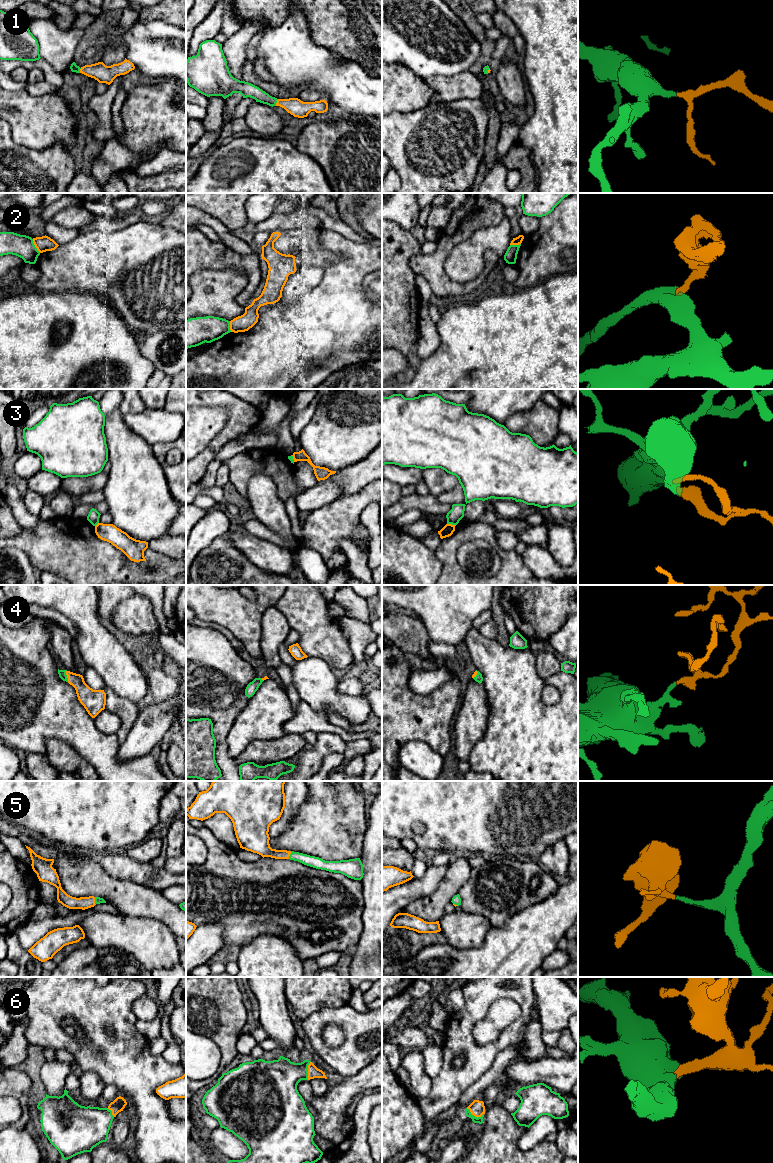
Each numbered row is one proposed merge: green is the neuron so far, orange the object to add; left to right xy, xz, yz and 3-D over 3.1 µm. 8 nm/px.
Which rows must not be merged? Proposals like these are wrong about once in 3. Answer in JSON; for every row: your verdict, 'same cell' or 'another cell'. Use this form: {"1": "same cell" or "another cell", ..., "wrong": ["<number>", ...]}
{"1": "same cell", "2": "another cell", "3": "another cell", "4": "same cell", "5": "same cell", "6": "same cell", "wrong": ["2", "3"]}

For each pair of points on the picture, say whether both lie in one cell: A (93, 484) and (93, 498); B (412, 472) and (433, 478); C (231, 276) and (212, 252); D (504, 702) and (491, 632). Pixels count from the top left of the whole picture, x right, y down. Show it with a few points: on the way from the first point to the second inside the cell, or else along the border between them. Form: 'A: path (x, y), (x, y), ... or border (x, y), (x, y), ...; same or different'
A: border (101, 490), (87, 492), (79, 496); different
B: border (420, 469), (423, 479); different
C: border (201, 269), (242, 269), (248, 275); different
D: border (478, 630), (483, 635), (494, 638); different

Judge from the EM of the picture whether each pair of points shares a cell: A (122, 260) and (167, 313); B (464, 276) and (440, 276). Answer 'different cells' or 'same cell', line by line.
A: same cell
B: different cells

